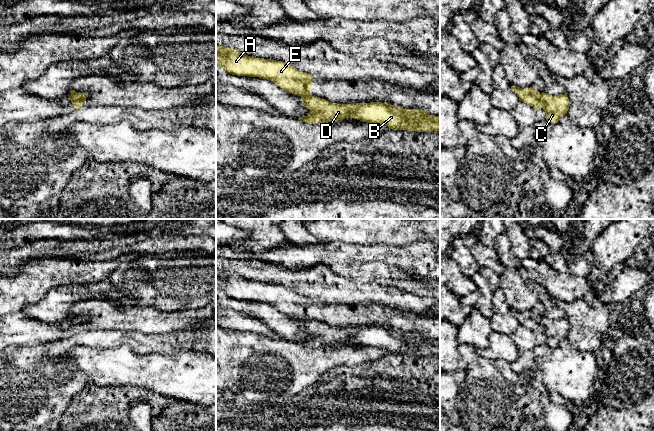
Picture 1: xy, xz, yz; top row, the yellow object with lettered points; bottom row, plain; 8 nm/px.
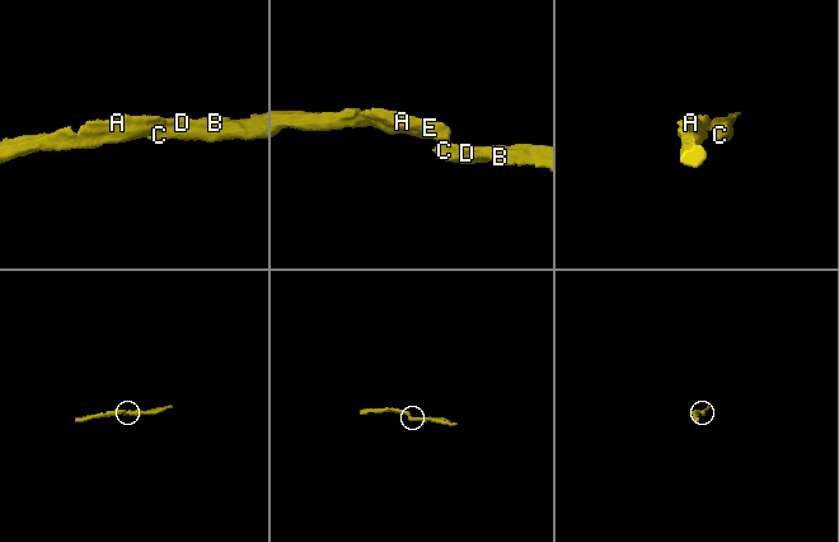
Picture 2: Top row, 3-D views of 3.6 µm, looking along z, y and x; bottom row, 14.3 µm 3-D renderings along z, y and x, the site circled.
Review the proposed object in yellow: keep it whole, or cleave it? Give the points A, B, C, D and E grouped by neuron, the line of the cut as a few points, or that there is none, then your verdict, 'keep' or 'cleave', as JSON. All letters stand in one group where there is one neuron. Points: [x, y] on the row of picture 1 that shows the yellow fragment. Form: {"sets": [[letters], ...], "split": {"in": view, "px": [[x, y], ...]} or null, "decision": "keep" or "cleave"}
{"sets": [["A", "E"], ["B", "C", "D"]], "split": {"in": "yz", "px": [[539, 94], [543, 107]]}, "decision": "cleave"}

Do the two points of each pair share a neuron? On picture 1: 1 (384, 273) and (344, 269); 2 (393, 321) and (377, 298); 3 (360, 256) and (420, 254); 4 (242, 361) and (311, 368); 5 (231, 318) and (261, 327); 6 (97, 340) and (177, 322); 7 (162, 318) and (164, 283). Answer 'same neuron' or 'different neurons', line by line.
1: same neuron
2: different neurons
3: same neuron
4: same neuron
5: same neuron
6: different neurons
7: different neurons

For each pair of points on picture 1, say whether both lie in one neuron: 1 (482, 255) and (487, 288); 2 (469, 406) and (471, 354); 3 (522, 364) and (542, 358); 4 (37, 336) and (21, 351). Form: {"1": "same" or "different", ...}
{"1": "different", "2": "same", "3": "different", "4": "different"}

